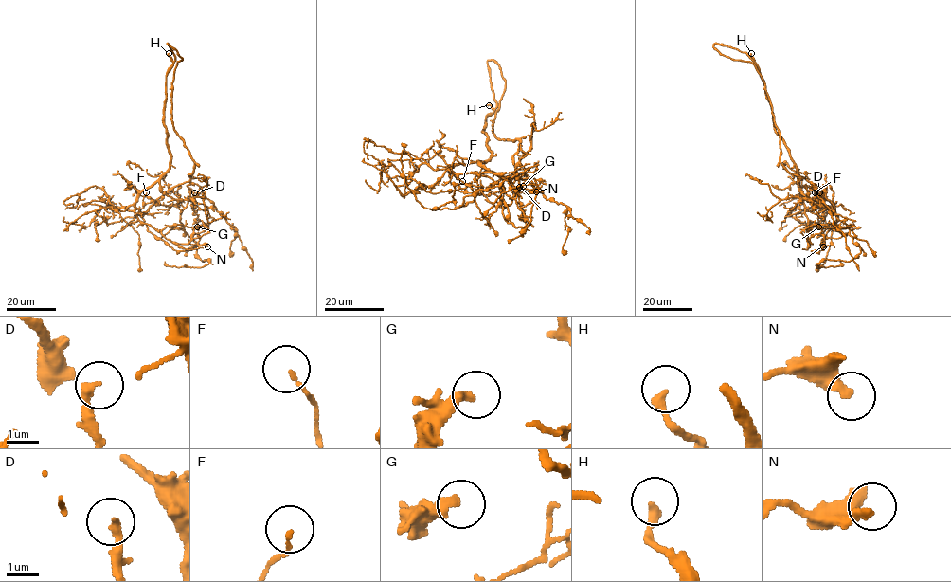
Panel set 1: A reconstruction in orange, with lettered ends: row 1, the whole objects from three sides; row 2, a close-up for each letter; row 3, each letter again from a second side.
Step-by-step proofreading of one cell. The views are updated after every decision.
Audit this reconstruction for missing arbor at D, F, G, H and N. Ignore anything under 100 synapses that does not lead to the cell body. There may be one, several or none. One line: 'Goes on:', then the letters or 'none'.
Goes on: H

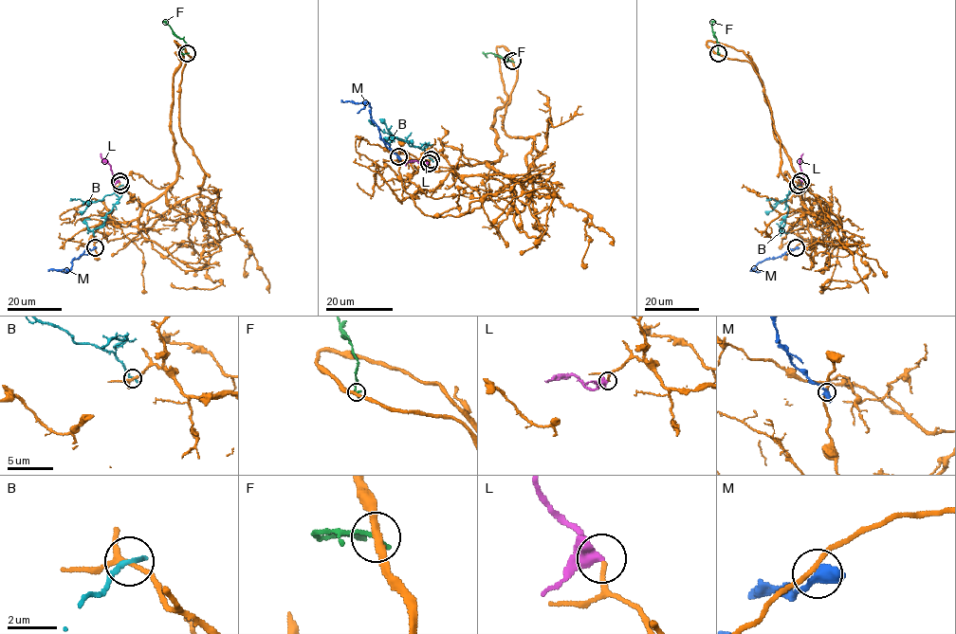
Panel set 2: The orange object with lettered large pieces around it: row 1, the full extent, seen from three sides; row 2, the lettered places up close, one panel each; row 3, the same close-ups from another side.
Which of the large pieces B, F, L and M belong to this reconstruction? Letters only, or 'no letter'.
L

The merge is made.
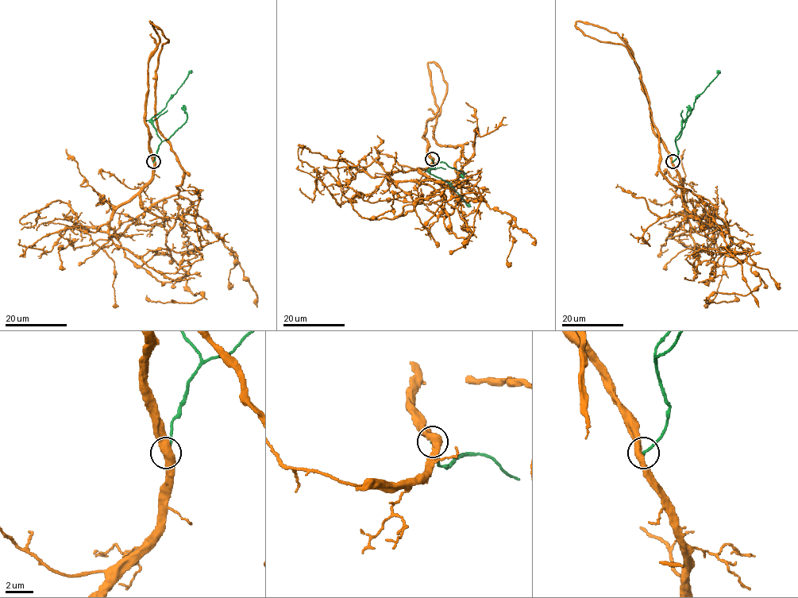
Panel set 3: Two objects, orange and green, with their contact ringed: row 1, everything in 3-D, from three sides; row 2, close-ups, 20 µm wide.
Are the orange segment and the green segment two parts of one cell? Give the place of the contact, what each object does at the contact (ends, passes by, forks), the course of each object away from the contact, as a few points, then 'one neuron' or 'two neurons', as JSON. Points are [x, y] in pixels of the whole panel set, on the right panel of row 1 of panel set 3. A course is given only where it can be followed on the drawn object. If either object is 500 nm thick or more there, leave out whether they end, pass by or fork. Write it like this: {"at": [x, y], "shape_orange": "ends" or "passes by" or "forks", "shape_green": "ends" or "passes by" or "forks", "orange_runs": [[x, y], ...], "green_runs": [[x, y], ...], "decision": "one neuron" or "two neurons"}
{"at": [672, 161], "orange_runs": [[672, 161], [630, 47], [577, 21], [628, 51], [661, 173], [714, 206], [760, 278], [706, 302], [734, 295]], "green_runs": [[672, 161], [677, 155], [676, 139], [683, 121], [695, 100], [716, 76], [718, 70]], "decision": "two neurons"}

